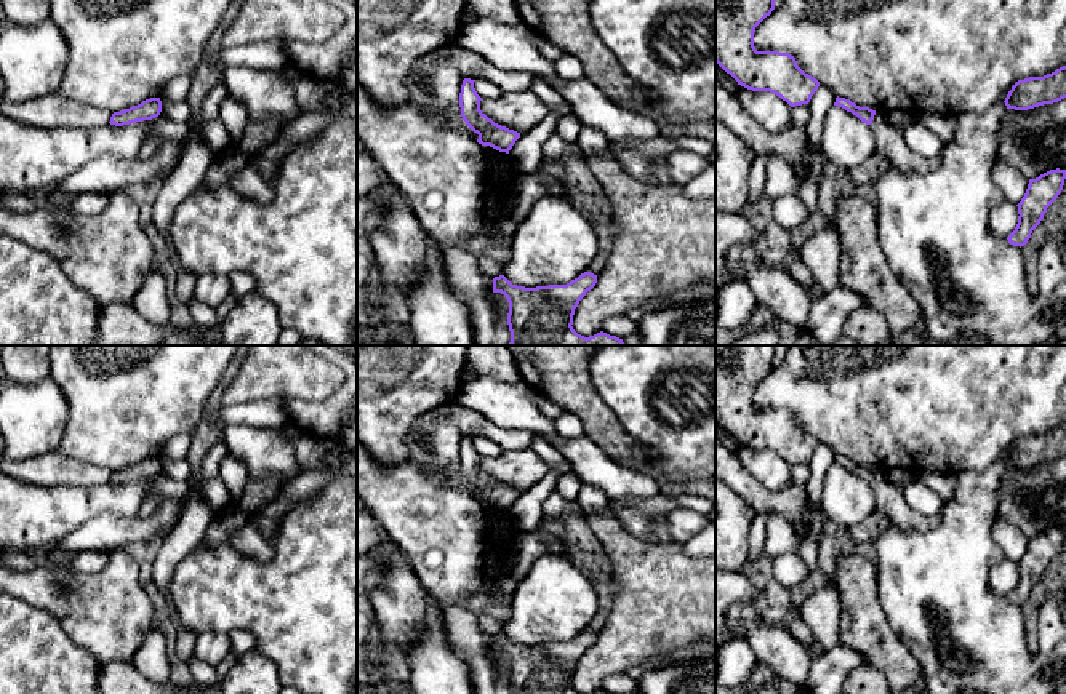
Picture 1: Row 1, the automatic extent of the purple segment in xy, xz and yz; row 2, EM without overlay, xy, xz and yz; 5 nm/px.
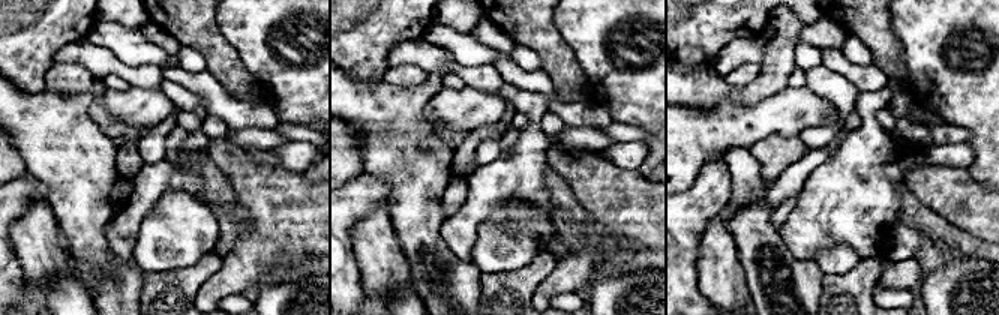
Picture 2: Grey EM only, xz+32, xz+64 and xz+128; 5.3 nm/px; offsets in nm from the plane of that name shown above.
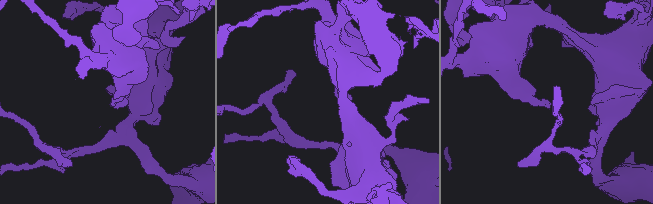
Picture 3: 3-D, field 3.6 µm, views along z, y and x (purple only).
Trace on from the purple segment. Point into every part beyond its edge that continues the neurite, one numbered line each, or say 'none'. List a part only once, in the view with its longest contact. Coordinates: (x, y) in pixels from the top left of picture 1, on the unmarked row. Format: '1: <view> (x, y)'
1: yz (890, 499)

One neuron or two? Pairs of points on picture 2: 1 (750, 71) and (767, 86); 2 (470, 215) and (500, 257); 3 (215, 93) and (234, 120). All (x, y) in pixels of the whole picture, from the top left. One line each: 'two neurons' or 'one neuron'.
1: two neurons
2: two neurons
3: one neuron

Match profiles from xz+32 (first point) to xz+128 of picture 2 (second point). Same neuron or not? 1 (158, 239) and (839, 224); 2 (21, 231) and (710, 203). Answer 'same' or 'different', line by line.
1: different
2: different

